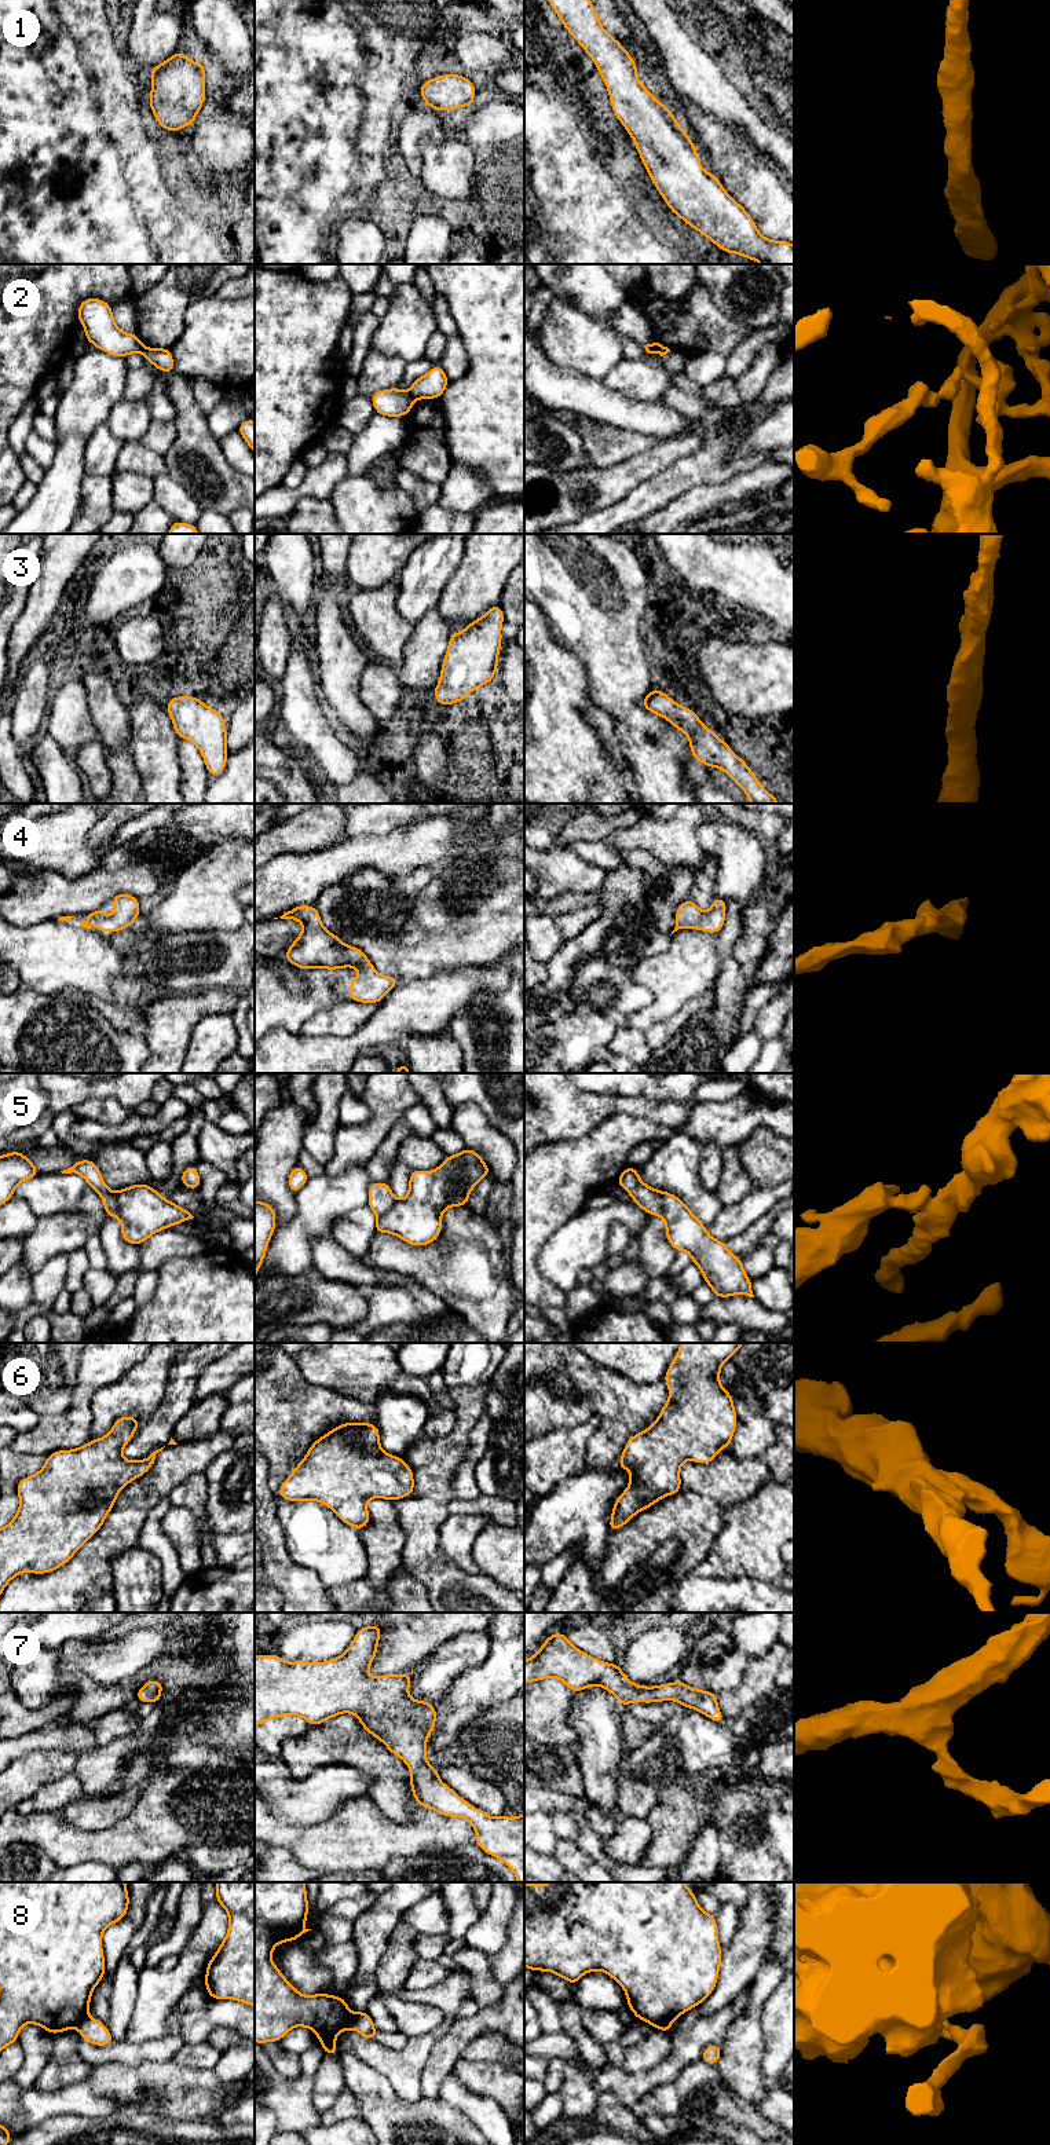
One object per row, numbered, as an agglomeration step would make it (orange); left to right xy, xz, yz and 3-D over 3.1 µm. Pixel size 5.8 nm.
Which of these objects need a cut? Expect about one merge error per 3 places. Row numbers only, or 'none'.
2, 5, 8

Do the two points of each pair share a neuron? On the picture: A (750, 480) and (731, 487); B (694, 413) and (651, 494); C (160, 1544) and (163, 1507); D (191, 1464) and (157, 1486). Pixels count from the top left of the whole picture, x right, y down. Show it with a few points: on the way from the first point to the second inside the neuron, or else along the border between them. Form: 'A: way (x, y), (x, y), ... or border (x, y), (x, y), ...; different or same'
A: way (746, 484), (735, 487); same
B: border (714, 405), (706, 412), (708, 423), (701, 429); different
C: way (154, 1534), (156, 1516); same
D: way (183, 1464), (179, 1464), (165, 1478); same

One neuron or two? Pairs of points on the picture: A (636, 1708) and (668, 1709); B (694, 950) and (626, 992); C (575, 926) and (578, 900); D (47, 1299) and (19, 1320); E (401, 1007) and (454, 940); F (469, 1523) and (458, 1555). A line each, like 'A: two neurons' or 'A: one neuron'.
A: one neuron
B: two neurons
C: two neurons
D: one neuron
E: two neurons
F: one neuron

